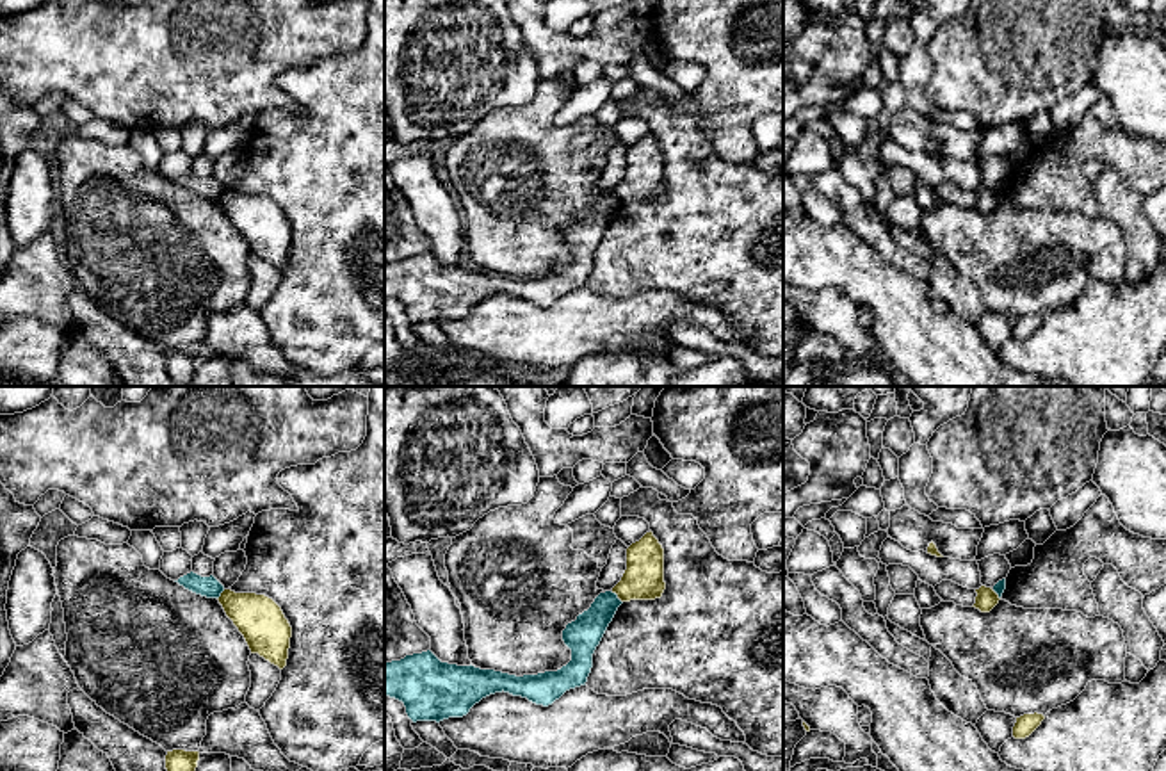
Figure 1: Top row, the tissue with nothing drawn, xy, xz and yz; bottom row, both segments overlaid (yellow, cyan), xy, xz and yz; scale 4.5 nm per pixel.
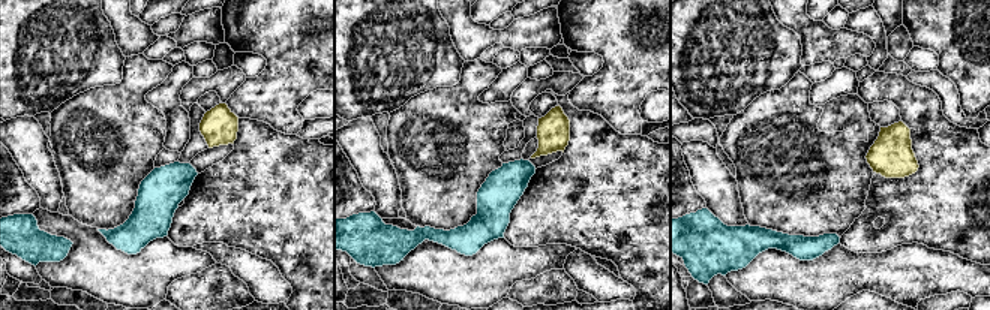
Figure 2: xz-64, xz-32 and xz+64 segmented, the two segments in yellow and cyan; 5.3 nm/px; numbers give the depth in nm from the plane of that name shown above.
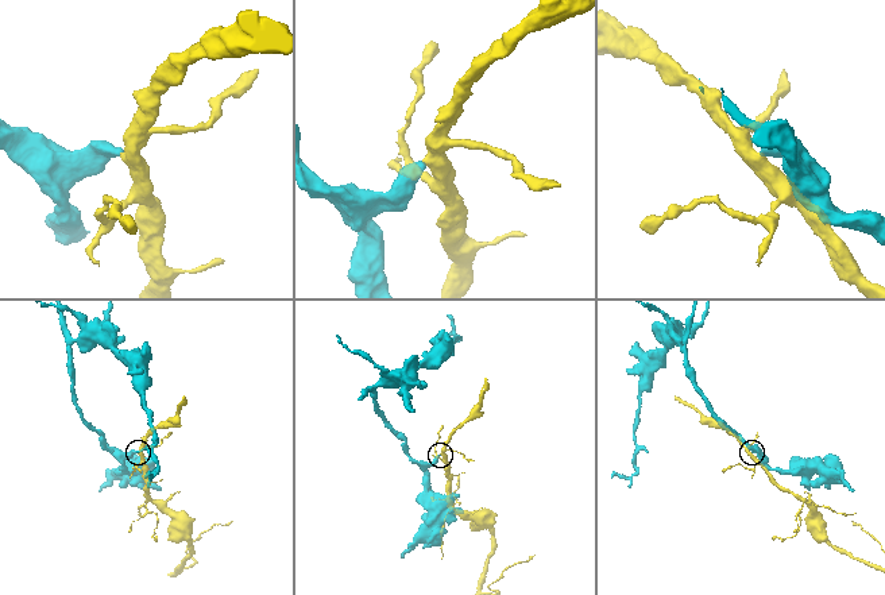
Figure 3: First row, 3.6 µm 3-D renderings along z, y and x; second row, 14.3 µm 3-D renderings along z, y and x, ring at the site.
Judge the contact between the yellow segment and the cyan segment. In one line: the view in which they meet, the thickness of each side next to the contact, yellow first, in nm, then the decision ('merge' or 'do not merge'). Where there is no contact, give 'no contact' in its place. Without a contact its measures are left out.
contact in xz; calibres 190 and 160 nm; do not merge

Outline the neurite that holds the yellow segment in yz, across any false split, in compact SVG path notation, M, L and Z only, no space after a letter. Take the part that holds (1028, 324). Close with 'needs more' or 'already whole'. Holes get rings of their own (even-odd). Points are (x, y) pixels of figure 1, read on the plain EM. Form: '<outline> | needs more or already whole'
M1024 315L1020 319L1016 319L1016 324L1013 328L1013 338L1015 340L1025 340L1029 338L1045 321L1043 315Z | already whole

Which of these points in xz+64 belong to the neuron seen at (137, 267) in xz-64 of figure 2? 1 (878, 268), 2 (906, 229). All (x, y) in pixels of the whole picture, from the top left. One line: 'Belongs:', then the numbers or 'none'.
Belongs: 1

